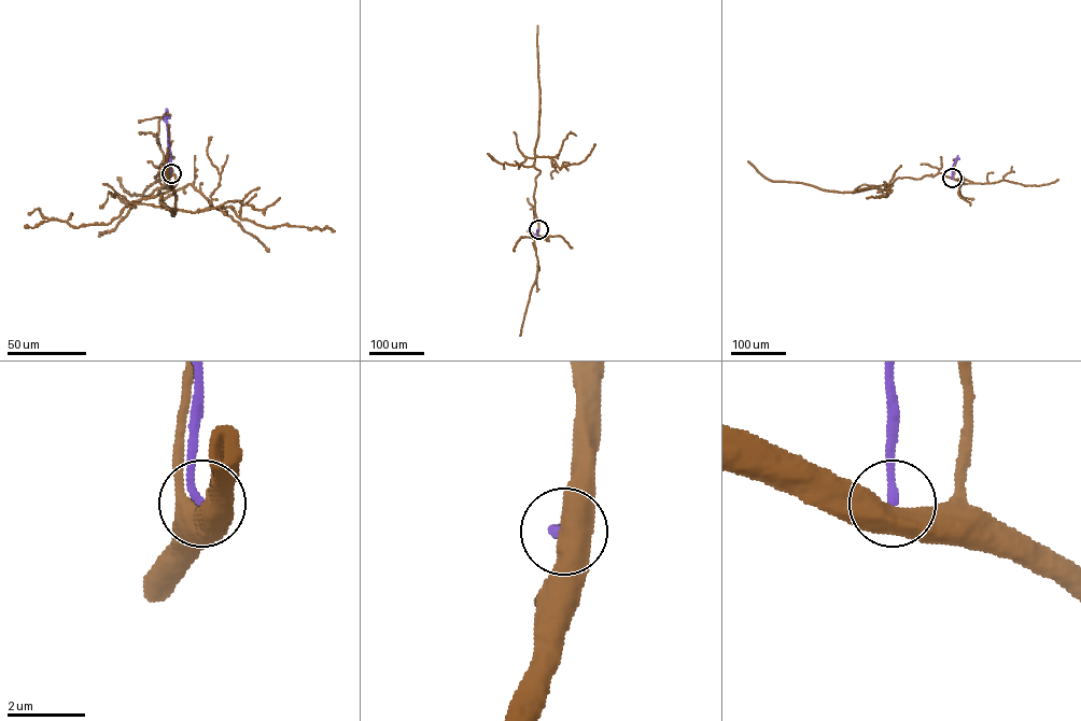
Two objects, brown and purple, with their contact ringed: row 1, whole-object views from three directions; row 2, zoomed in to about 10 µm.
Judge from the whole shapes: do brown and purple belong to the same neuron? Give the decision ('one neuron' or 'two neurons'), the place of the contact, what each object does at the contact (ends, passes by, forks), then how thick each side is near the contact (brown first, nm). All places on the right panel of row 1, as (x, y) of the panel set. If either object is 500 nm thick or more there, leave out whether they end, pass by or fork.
two neurons; at (952, 178); 550 nm thick on the brown side, 200 nm on the other

